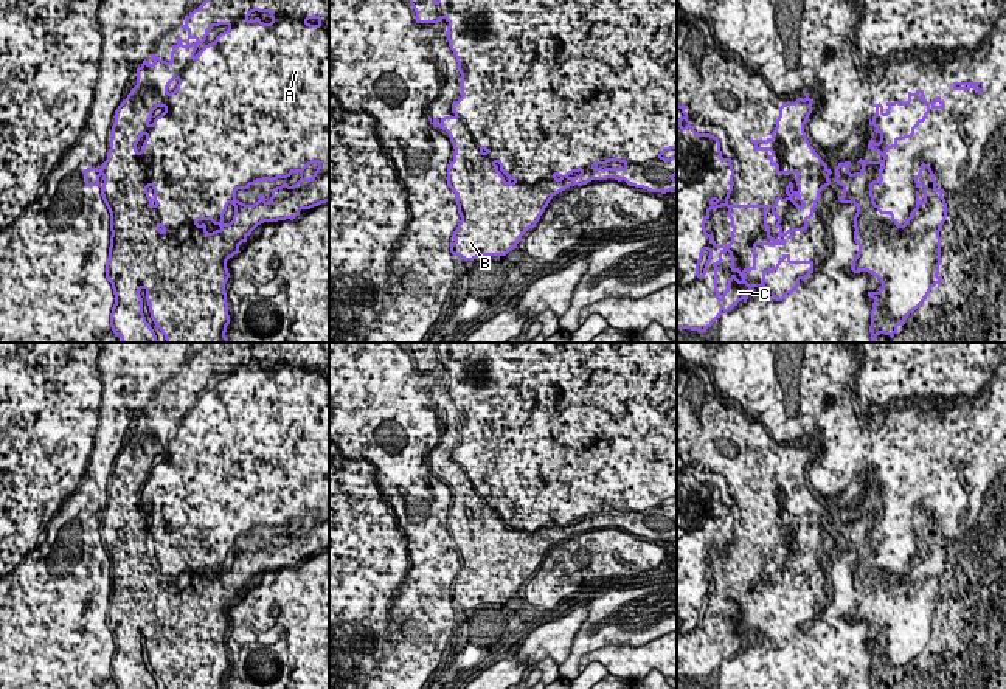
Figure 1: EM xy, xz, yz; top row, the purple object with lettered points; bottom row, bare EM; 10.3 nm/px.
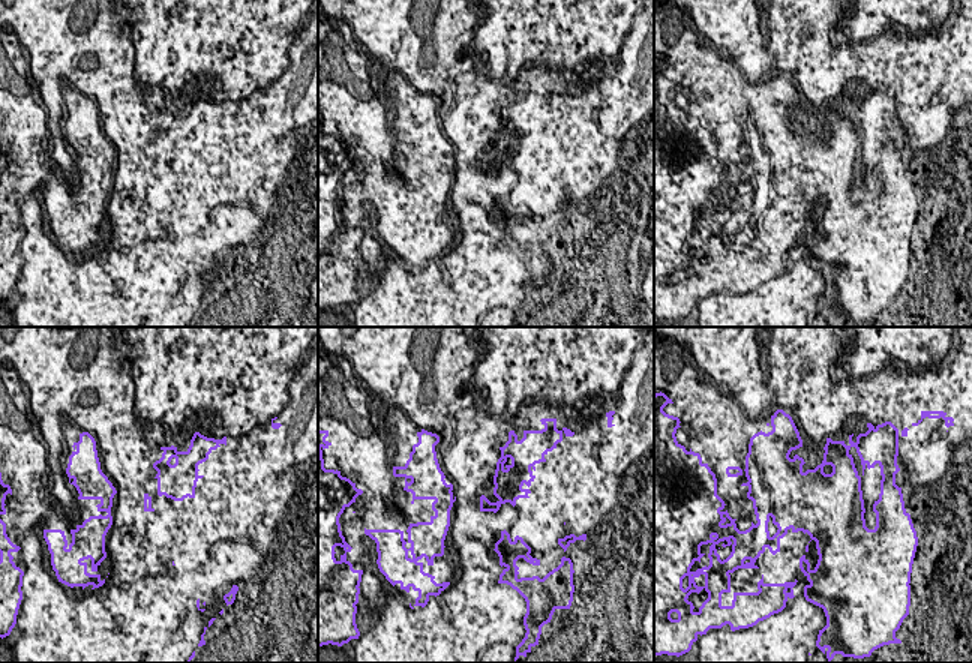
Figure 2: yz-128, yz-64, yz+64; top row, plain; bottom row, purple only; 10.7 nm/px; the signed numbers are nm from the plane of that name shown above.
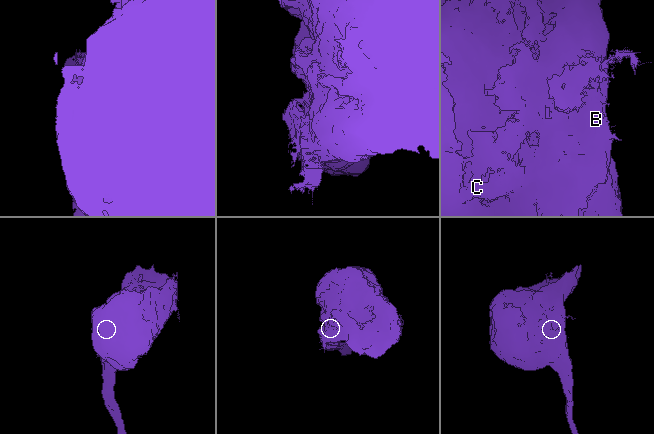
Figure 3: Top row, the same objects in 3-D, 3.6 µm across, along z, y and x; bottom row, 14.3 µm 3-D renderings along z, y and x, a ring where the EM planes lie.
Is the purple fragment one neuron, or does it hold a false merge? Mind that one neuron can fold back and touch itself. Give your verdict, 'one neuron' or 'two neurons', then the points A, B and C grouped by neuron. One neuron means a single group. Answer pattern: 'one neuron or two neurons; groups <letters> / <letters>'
one neuron; groups A B C

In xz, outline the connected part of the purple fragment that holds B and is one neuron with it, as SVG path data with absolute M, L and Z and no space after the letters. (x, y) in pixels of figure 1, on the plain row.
M410 343L410 352L416 360L416 371L438 371L441 366L449 371L446 382L461 422L461 445L452 452L452 459L455 462L441 467L438 464L435 467L428 464L430 472L449 481L455 497L453 507L449 507L446 525L447 534L456 542L458 562L461 565L452 582L455 588L450 590L450 601L453 604L460 604L464 608L474 608L480 604L506 604L517 596L522 583L529 576L536 574L550 548L574 532L582 534L591 528L615 526L618 529L624 528L629 534L643 535L650 540L666 542L677 537L677 528L674 526L677 523L677 503L671 506L663 504L666 498L677 497L677 343Z

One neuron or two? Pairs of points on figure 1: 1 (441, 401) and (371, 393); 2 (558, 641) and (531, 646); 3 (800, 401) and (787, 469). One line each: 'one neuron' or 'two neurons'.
1: two neurons
2: one neuron
3: two neurons

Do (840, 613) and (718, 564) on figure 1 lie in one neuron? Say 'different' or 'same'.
different

